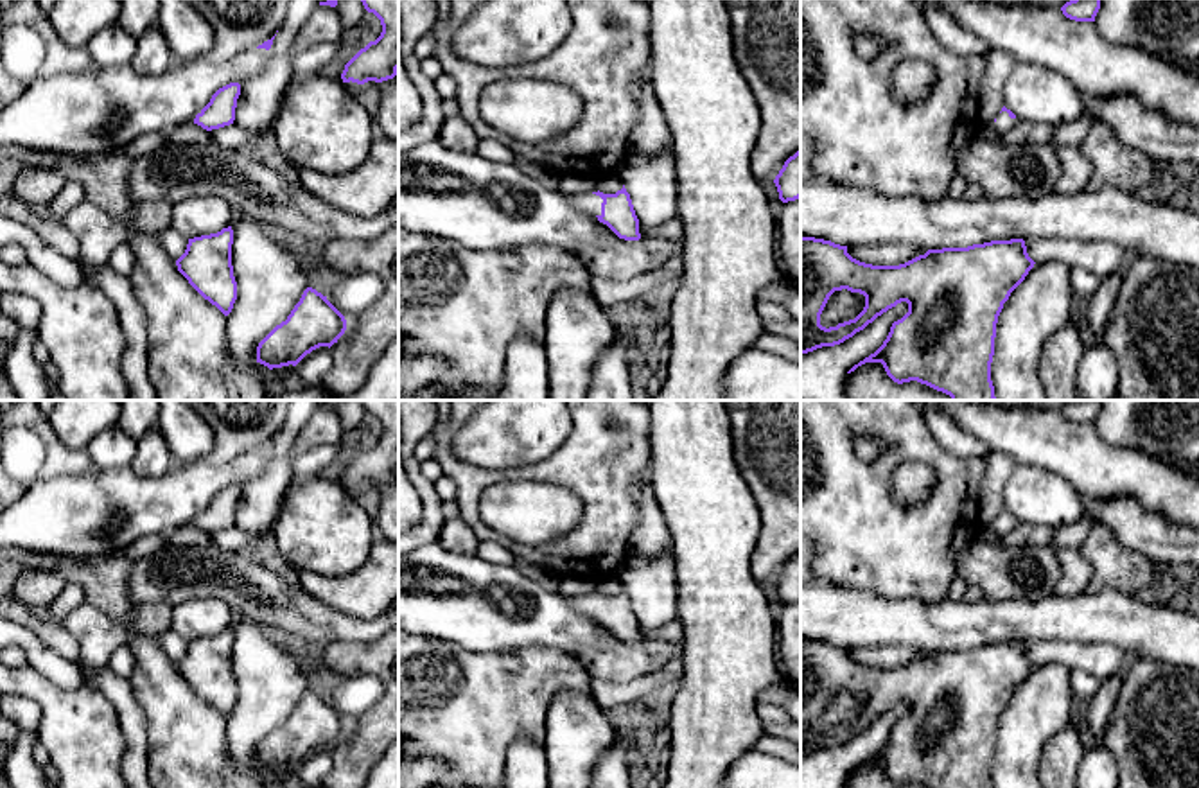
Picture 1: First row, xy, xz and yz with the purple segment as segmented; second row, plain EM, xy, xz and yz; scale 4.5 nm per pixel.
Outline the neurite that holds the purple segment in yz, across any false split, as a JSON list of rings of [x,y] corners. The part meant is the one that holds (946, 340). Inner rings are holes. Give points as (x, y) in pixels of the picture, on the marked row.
[[[801,237],[801,354],[840,345],[888,309],[906,302],[908,312],[892,323],[883,345],[847,373],[865,363],[881,363],[897,384],[917,381],[950,395],[951,400],[996,400],[991,363],[998,316],[1034,264],[1023,239],[928,250],[899,266],[872,266],[853,258],[847,246]],[[842,289],[863,294],[865,307],[854,320],[826,328],[820,325],[820,314],[829,296]]]

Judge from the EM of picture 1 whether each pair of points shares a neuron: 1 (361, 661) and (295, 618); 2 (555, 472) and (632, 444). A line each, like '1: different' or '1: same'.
1: different
2: same

